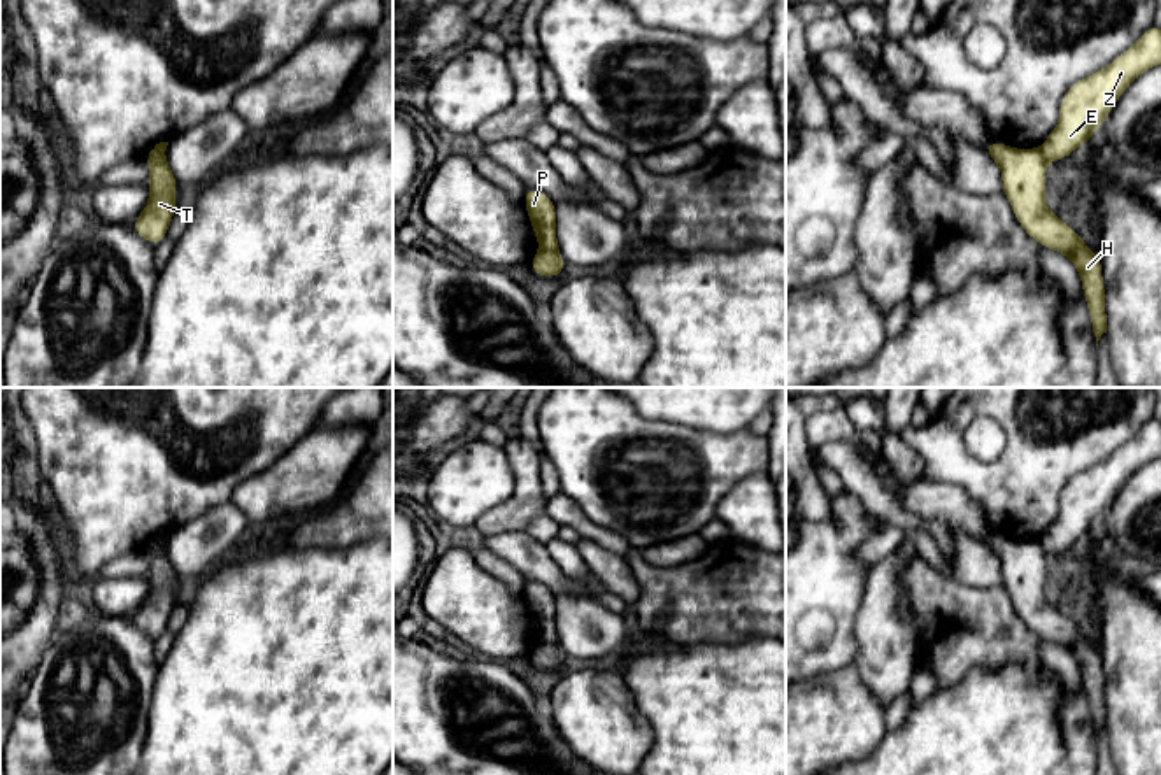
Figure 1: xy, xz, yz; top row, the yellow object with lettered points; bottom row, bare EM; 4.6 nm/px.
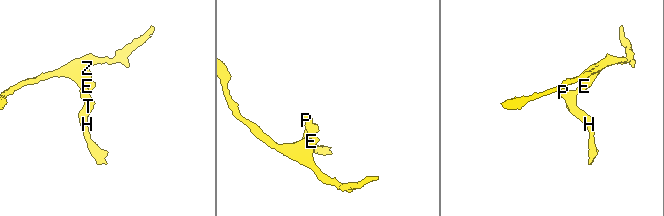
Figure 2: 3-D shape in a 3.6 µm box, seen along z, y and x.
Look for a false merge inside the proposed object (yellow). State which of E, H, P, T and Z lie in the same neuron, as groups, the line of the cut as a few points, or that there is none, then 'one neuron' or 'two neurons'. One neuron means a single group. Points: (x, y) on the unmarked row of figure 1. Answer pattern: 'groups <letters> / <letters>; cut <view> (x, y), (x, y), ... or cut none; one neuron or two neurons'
groups E Z / H P T; cut xy (163, 547), (149, 547), (146, 551); two neurons

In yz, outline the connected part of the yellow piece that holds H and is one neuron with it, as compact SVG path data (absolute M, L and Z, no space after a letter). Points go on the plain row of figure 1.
M1001 535L982 540L1001 561L1003 587L1022 622L1040 638L1065 647L1079 663L1098 733L1107 726L1105 679L1100 647L1091 645L1079 626L1045 598L1045 556L1040 542L1015 542Z

